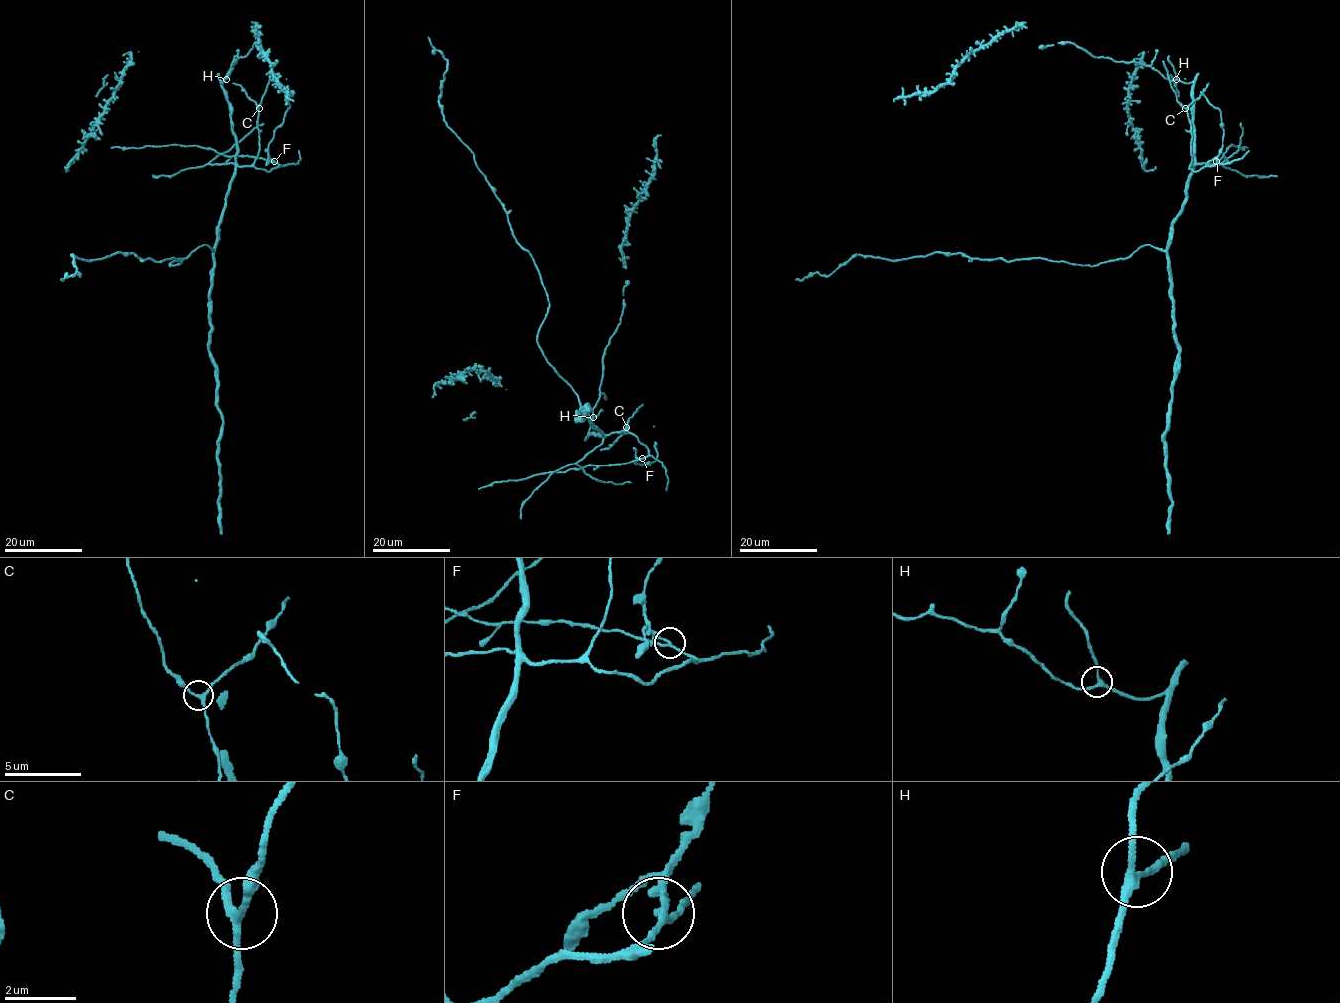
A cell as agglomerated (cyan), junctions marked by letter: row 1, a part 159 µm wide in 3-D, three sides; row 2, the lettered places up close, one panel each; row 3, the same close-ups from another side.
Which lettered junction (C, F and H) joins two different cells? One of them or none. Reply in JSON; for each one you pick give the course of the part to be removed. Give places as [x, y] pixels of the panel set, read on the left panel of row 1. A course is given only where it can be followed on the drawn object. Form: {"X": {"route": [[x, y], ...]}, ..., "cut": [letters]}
{"cut": ["F"]}

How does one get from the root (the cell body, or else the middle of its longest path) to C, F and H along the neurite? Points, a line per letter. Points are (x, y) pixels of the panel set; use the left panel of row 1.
C: (223, 210), (235, 168), (250, 166), (258, 155), (259, 108)
F: (223, 210), (228, 183), (237, 166), (253, 166), (270, 172), (280, 166), (274, 161)
H: (223, 210), (236, 163), (236, 136), (232, 130), (229, 102), (221, 82), (226, 79)

